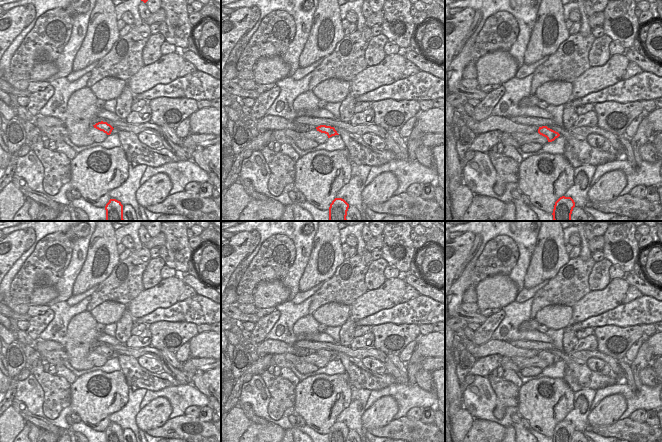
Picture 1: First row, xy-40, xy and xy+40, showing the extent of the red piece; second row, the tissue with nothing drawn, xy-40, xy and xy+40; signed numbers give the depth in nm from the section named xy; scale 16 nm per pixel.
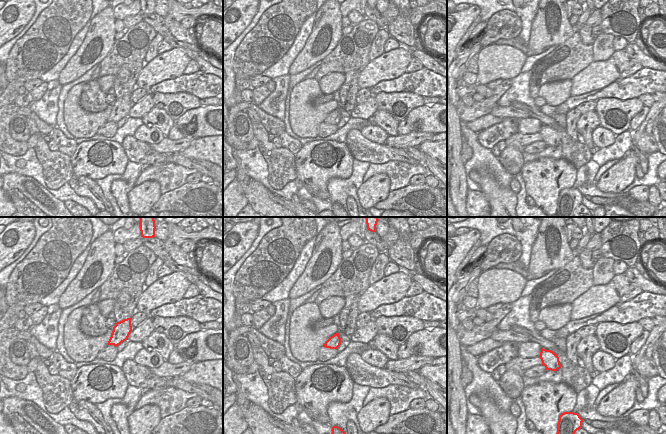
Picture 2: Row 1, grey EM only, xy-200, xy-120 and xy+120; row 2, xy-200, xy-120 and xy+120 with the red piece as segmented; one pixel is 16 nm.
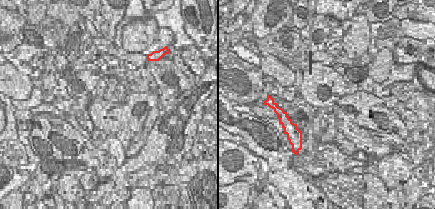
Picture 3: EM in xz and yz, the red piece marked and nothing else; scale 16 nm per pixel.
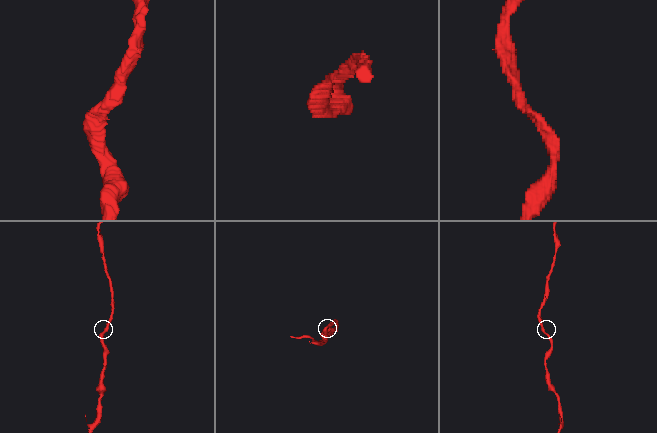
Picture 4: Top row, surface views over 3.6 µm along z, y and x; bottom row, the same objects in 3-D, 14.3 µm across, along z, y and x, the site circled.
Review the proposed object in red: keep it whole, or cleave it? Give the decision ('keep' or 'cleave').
keep

